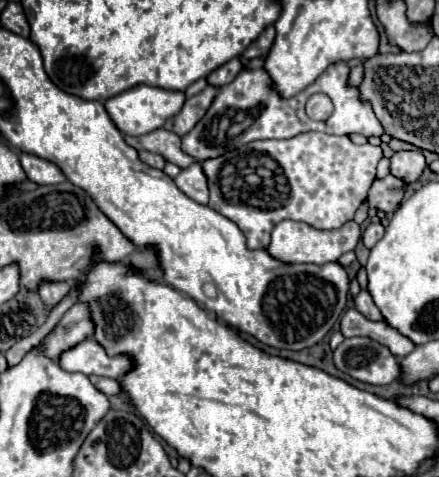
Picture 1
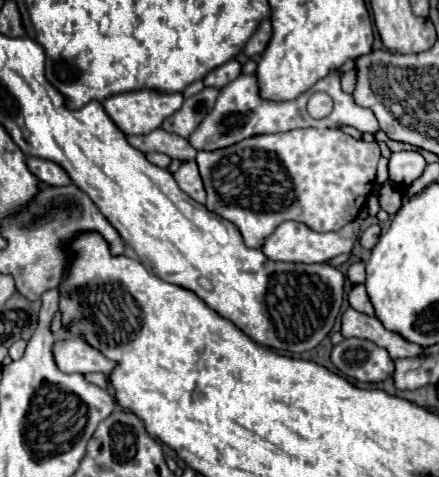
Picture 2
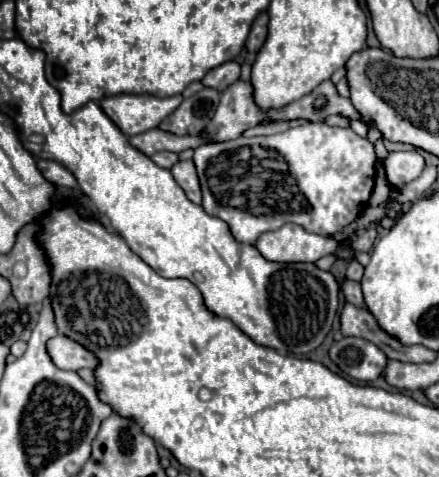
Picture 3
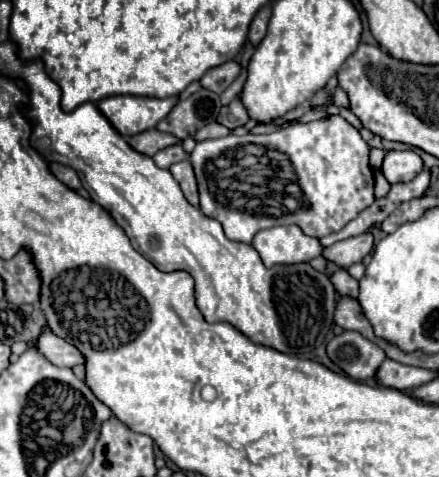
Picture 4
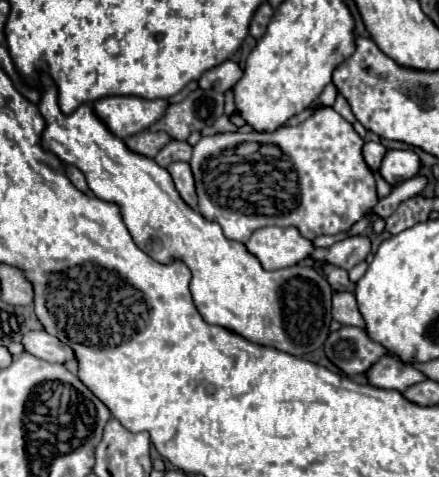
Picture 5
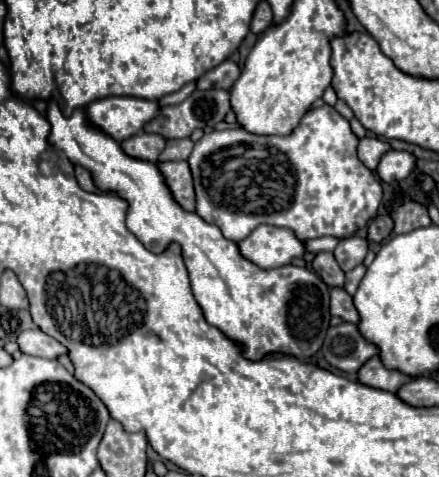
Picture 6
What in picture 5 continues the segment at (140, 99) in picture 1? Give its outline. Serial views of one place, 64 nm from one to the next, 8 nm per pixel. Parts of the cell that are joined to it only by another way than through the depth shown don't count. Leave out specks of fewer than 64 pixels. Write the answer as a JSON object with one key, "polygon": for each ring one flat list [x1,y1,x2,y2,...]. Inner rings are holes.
{"polygon":[[108,96,94,102,94,112,114,136,126,140,128,136,138,134,150,124,154,124,164,114,166,106,166,100,146,100,138,96]]}

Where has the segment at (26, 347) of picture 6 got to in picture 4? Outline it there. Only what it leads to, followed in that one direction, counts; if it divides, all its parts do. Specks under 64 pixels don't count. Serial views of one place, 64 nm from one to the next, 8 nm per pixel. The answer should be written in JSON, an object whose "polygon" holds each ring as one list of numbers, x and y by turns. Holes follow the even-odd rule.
{"polygon":[[42,332,36,336,36,340,28,342,28,346,36,344,36,350,50,360,56,366,66,366,72,368,74,364,84,364,84,356,80,354,80,350,72,344,68,344,66,340,60,340,58,336,54,336,52,332]]}

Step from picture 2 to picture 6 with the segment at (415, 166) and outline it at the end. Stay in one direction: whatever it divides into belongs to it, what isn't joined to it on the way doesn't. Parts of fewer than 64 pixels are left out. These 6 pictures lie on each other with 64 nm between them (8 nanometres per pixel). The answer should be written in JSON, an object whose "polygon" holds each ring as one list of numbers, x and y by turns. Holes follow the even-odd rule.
{"polygon":[[388,150,378,168,376,174,380,176,382,182,400,182,404,180,412,170,414,170,414,162,416,158,410,152,400,152,400,150]]}

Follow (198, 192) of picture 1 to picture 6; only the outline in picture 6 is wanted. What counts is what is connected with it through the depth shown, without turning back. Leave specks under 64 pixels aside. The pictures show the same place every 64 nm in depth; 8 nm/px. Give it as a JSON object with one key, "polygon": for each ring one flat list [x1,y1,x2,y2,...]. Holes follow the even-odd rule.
{"polygon":[[158,162,156,166,162,172,172,198,182,206,182,210,194,212,196,202,188,162]]}

